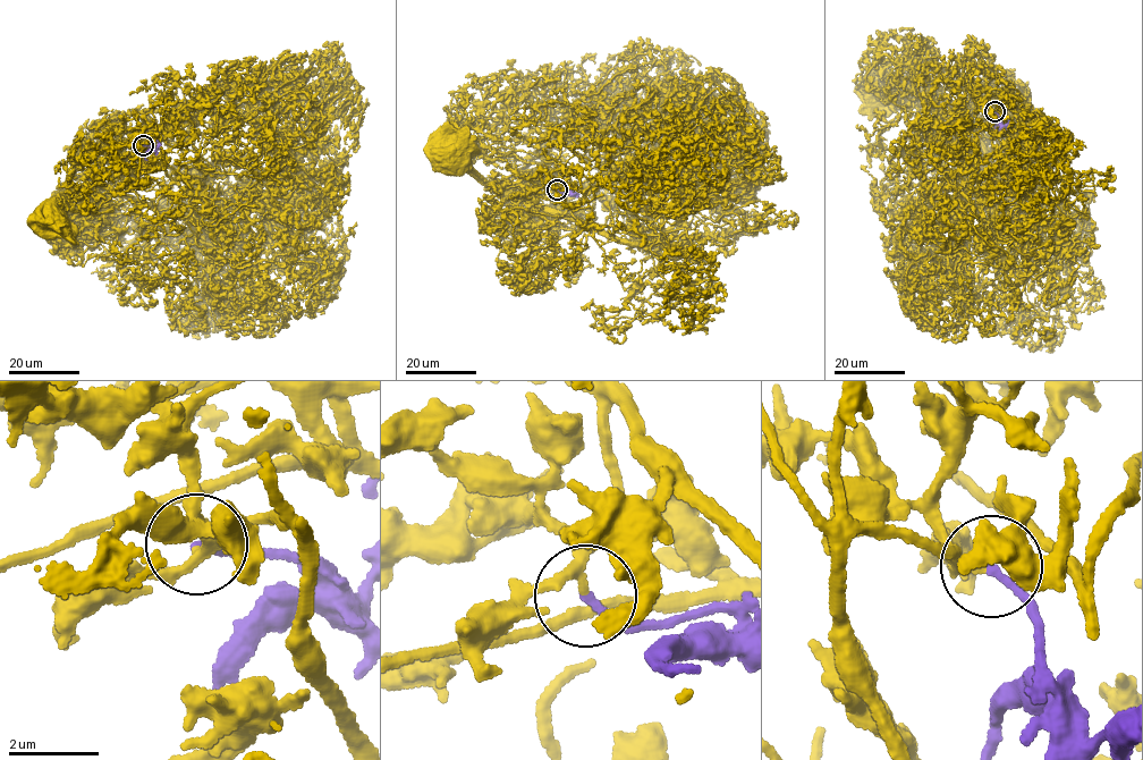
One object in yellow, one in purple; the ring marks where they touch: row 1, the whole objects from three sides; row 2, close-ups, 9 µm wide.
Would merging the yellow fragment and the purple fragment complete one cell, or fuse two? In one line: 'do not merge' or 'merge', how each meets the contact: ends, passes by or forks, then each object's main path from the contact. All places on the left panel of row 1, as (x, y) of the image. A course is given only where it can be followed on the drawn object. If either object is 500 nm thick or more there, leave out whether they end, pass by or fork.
merge; yellow passes by; purple ends; course yellow (143, 145), (151, 157), (137, 169), (108, 169), (121, 178), (117, 193), (99, 203), (79, 193), (51, 221); course purple (143, 145), (152, 146), (145, 157), (147, 160)

